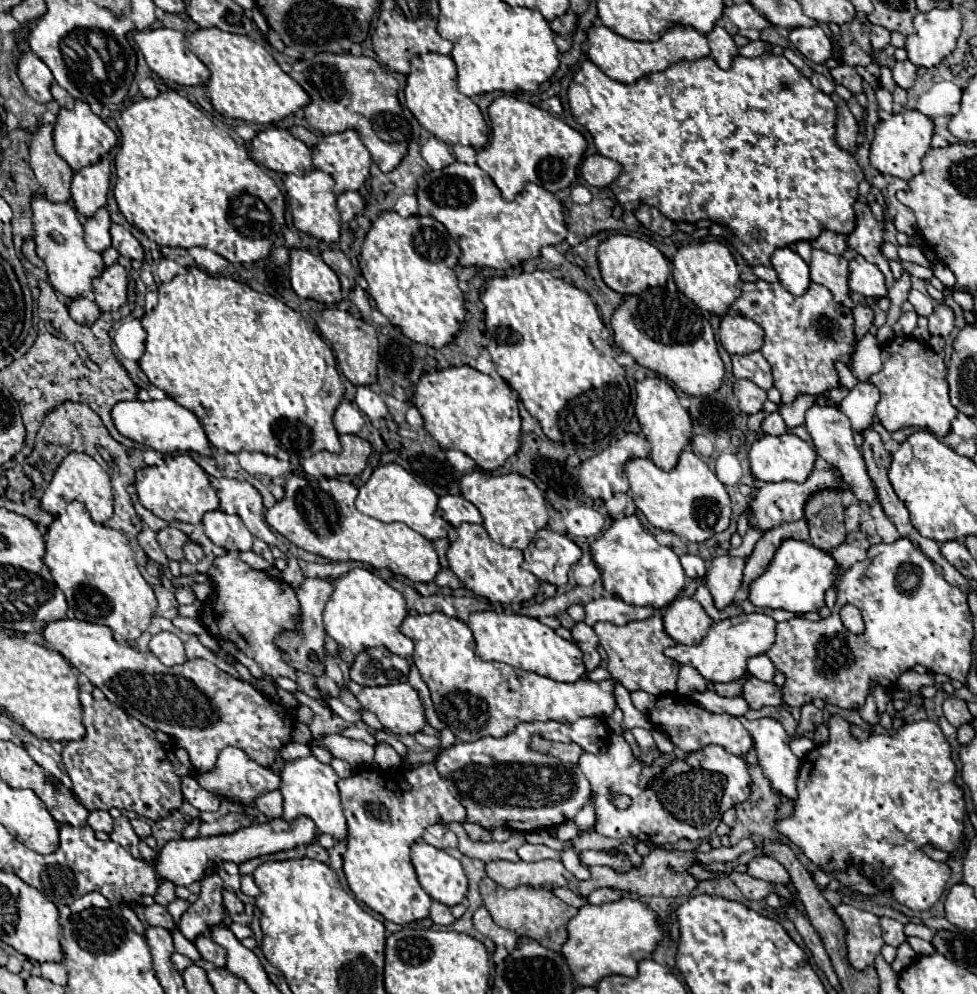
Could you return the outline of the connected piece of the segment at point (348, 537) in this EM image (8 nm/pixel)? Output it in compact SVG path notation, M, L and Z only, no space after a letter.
M292 476L284 490L284 500L276 502L276 506L266 512L266 522L298 548L328 560L356 560L370 564L376 570L386 568L412 582L434 582L440 572L432 542L402 522L386 524L360 514L354 506L358 490L352 484L336 478L322 484L314 478Z

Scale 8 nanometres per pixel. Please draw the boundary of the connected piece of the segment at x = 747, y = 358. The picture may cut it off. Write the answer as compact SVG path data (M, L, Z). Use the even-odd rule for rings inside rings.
M760 352L734 354L732 356L732 366L734 366L734 376L736 378L748 378L754 384L758 384L762 390L772 388L772 368Z

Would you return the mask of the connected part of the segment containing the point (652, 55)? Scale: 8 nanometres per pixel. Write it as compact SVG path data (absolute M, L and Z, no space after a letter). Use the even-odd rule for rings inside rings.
M592 26L588 32L588 42L590 42L590 48L588 48L588 58L606 74L610 76L612 80L616 82L622 82L622 84L632 84L636 82L638 78L646 76L646 74L652 74L652 72L660 72L660 70L666 70L668 66L680 62L680 60L698 60L698 58L704 58L710 54L710 48L708 48L708 42L706 42L706 36L696 32L694 28L690 26L672 26L660 40L656 42L634 42L634 40L628 40L616 32L612 32L610 28L606 26Z

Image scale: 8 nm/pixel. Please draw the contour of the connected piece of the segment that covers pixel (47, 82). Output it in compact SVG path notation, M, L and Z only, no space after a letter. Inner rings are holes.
M26 52L18 60L18 76L26 88L26 92L40 104L46 104L52 100L50 86L54 78L50 78L48 66L34 54Z

